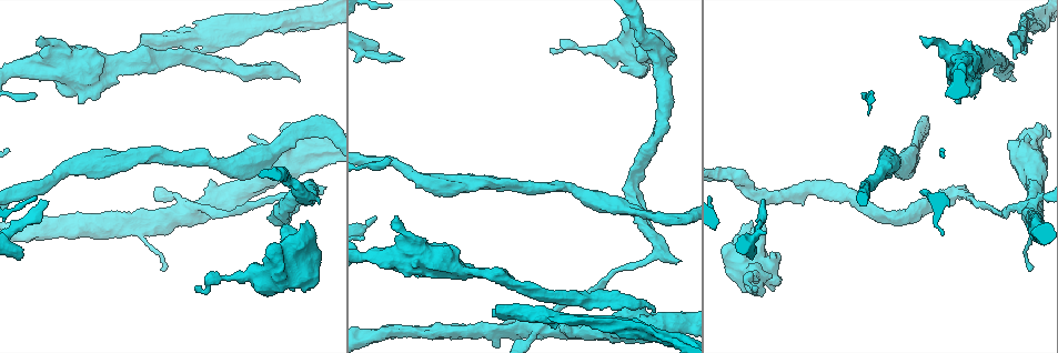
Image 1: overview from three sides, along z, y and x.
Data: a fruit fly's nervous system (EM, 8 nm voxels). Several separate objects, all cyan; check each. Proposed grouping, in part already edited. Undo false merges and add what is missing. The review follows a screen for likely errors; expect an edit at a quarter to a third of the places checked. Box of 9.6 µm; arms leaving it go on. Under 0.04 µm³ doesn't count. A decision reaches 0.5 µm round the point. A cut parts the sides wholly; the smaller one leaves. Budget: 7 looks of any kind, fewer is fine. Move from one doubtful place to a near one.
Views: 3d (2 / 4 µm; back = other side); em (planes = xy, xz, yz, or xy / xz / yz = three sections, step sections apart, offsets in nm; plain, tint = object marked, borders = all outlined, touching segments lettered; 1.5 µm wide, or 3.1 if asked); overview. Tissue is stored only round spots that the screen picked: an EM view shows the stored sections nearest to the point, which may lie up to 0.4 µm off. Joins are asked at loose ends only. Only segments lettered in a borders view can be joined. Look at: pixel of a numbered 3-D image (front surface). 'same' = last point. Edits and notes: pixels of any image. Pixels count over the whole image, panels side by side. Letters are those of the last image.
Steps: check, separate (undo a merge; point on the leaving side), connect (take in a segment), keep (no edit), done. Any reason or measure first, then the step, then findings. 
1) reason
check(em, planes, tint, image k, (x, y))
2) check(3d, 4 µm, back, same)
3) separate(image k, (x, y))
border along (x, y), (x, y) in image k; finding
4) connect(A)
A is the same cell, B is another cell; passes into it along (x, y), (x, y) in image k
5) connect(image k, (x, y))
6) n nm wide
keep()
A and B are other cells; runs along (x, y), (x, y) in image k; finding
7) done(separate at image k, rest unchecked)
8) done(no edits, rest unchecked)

an open end
check(em, planes, borders, image 1, (762, 200))

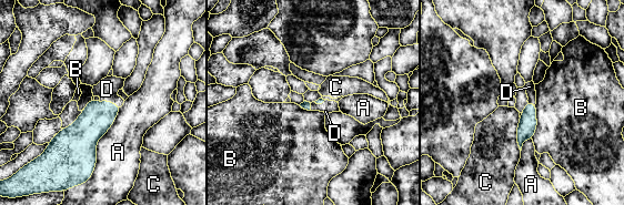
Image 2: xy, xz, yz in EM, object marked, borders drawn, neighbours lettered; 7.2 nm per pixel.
A touches over 550 nm
connect(D)
D is the same cell, A, B and C are other cells; passes into it along (97, 119), (109, 101), (107, 89) in image 2; the cell continues

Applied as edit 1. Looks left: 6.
an open end
check(em, planes, borders, image 1, (919, 38))

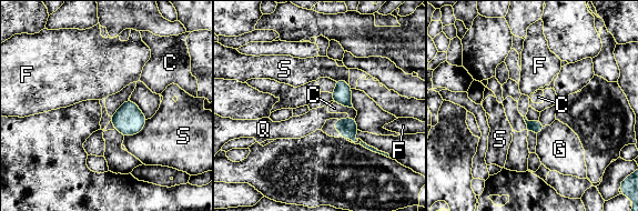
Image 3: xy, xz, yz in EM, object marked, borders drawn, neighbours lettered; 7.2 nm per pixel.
keep()
C, F, G, Q and S are other cells; border along (148, 119), (139, 132), (124, 137) in image 3; no lettered segment goes on from it

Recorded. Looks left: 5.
done(connect at image 2, rest unchecked)

